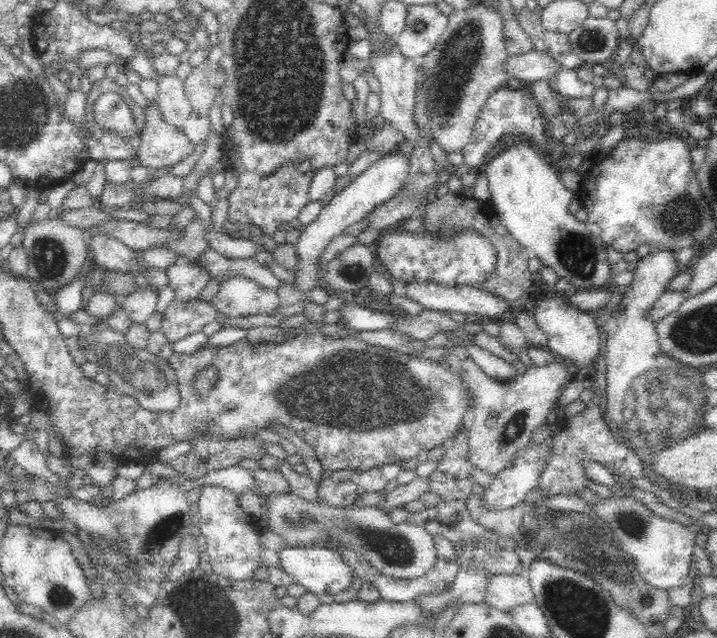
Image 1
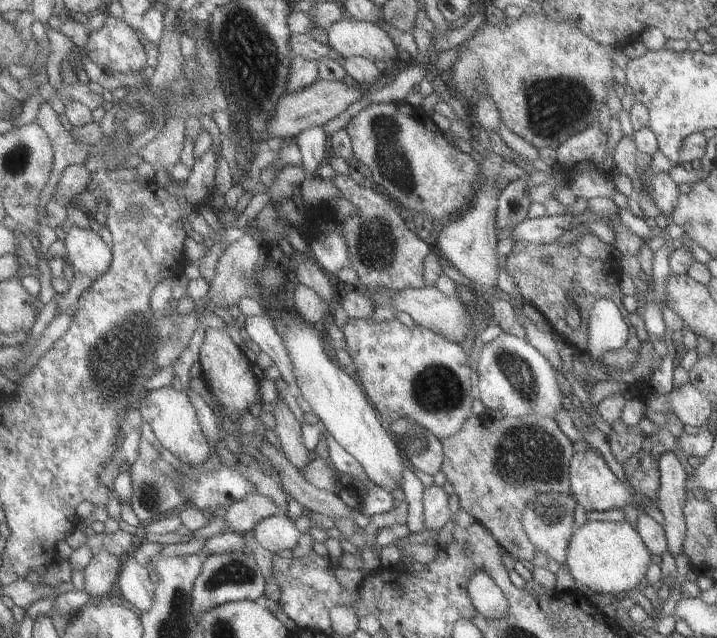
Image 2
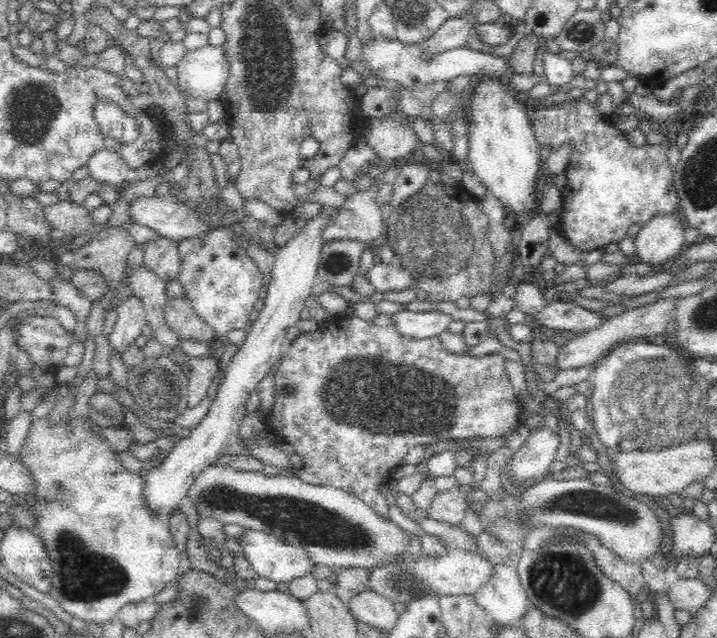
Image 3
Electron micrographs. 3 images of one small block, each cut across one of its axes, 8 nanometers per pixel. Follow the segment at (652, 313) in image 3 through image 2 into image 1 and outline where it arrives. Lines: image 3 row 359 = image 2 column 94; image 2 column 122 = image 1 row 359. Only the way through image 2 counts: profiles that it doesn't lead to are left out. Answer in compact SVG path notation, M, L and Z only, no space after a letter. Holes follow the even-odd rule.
M466 358L457 363L461 376L473 392L473 410L469 413L468 462L478 470L489 473L493 478L506 468L514 453L532 440L532 434L542 424L552 408L560 404L562 390L576 374L576 367L566 360L558 359L546 366L531 366L514 382L500 383Z

